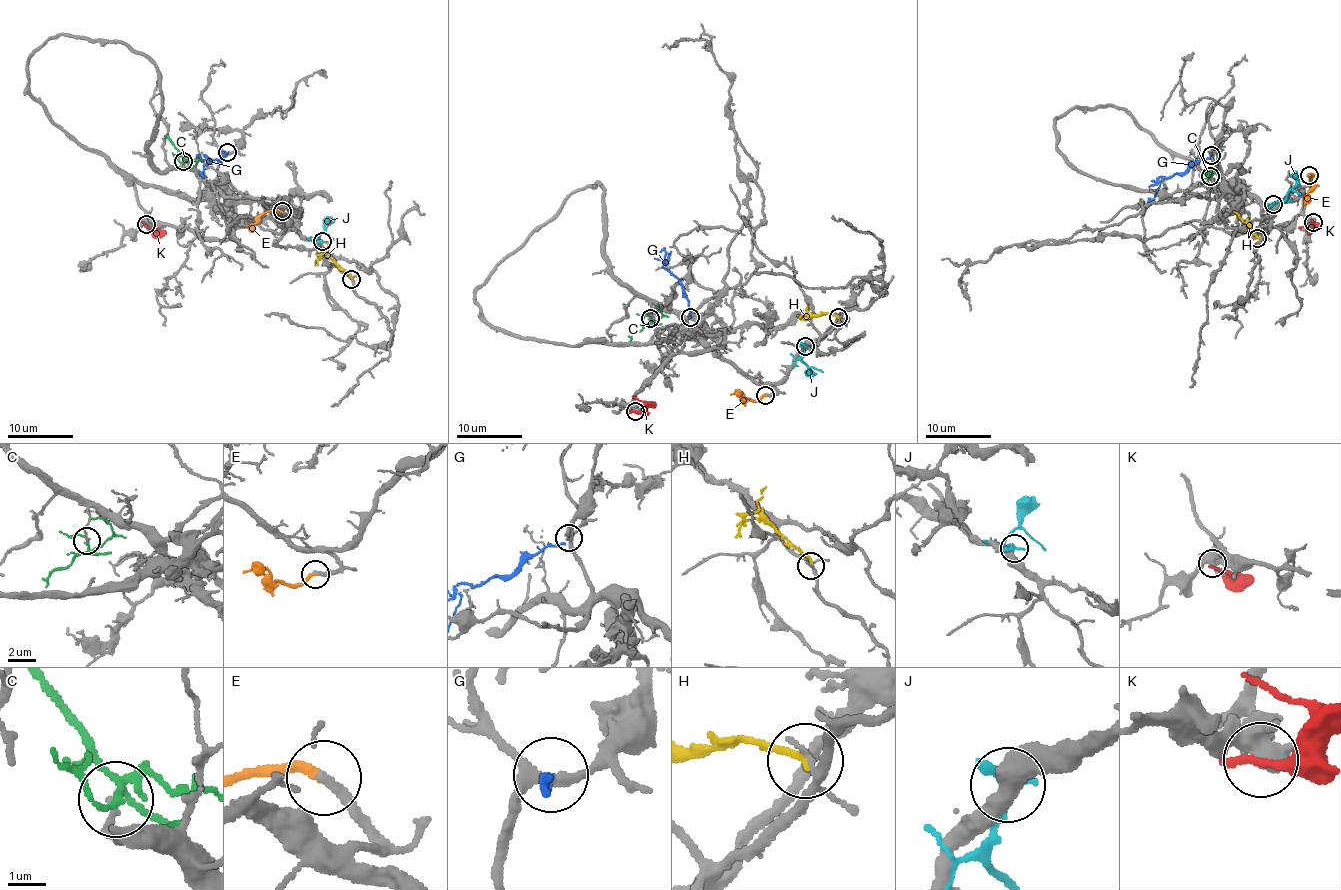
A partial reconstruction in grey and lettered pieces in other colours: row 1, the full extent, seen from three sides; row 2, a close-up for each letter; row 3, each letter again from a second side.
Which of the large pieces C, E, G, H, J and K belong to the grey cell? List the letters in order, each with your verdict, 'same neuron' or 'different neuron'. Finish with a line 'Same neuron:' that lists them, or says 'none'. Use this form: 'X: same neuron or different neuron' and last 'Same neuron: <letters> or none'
C: different neuron
E: same neuron
G: different neuron
H: different neuron
J: different neuron
K: different neuron
Same neuron: E

